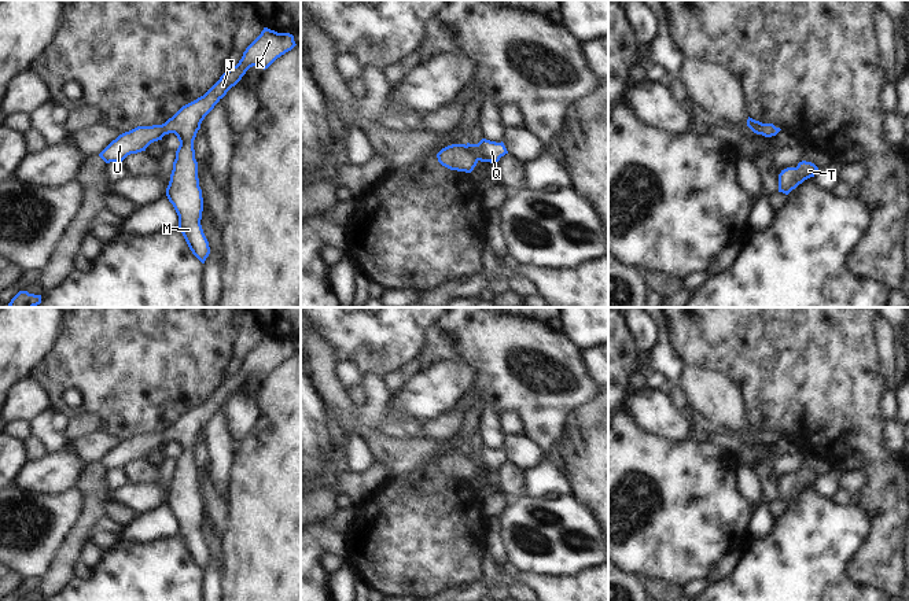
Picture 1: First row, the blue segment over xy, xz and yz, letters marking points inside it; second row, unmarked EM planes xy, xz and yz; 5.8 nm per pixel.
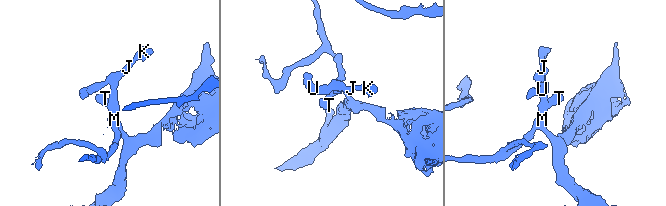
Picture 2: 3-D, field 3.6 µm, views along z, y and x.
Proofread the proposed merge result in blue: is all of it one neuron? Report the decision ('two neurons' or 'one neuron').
one neuron

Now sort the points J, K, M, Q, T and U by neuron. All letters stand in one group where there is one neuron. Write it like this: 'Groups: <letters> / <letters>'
Groups: J K M Q T U.

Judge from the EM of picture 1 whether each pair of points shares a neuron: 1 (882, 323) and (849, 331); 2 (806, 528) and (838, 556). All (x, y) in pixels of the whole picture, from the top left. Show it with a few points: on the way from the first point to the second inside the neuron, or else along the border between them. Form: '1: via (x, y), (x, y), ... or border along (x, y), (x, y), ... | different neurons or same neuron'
1: border along (873, 321), (873, 342), (879, 357) | different neurons
2: via (814, 537), (820, 538), (830, 548) | same neuron

